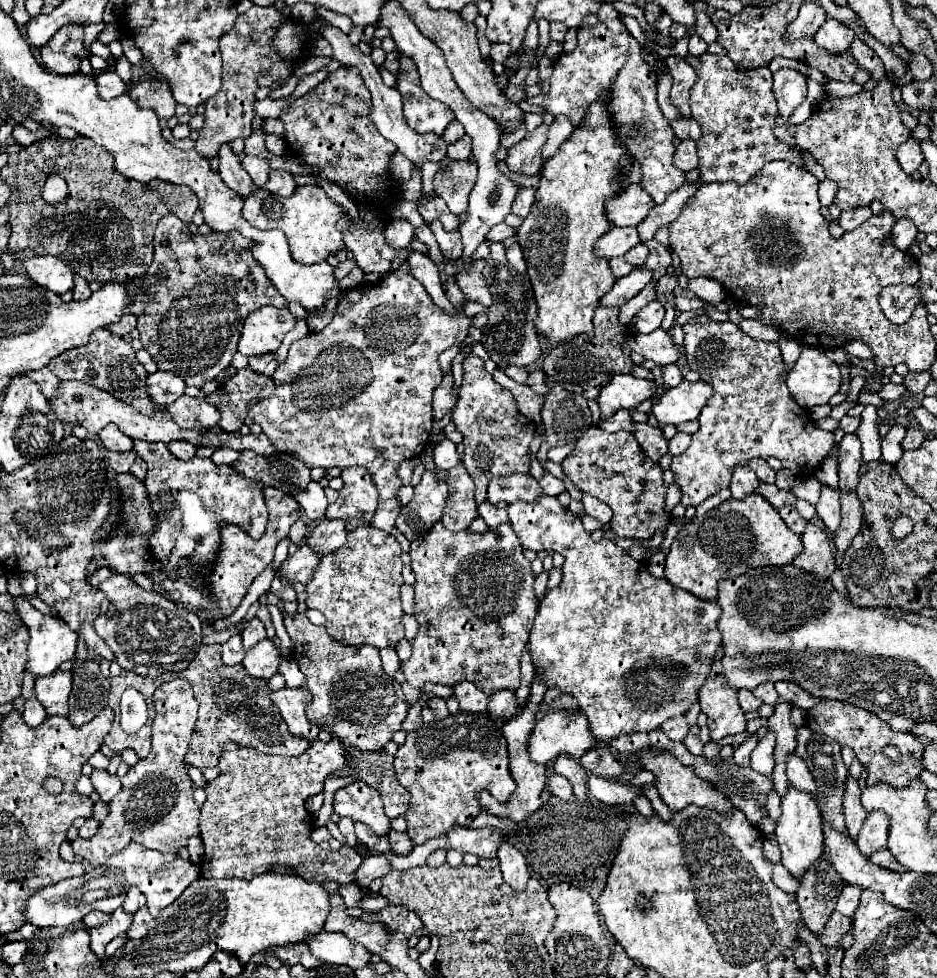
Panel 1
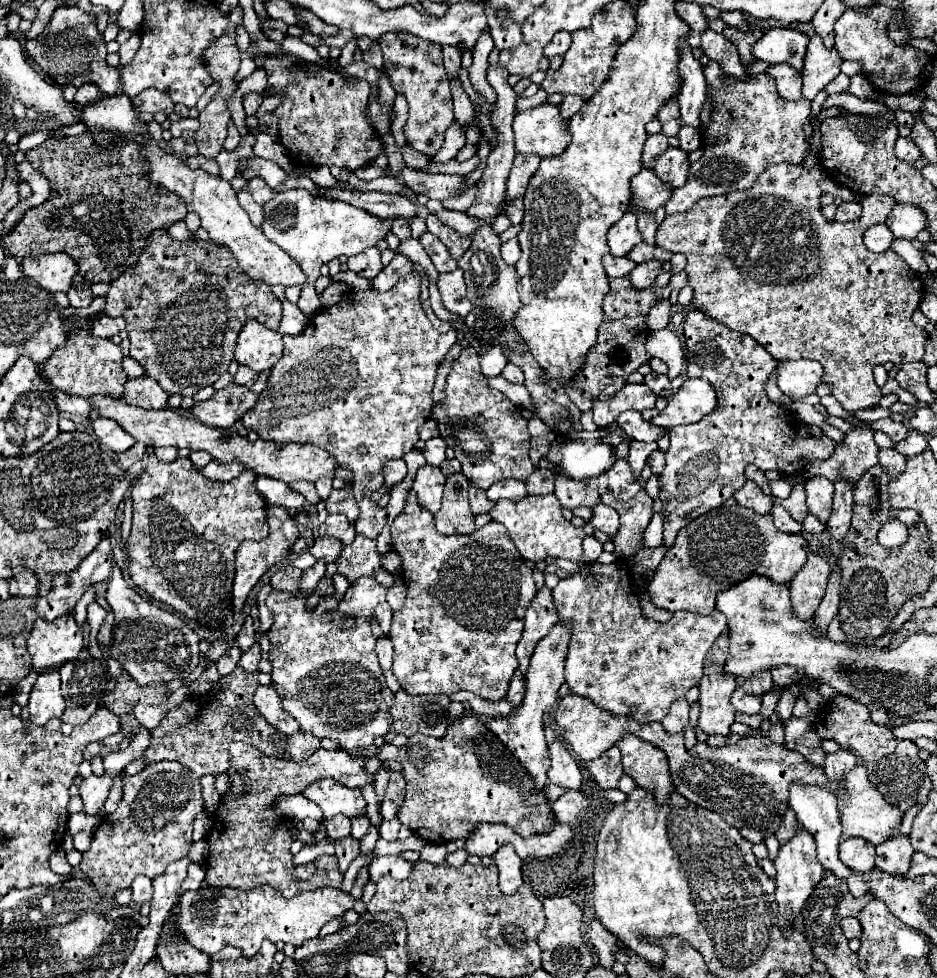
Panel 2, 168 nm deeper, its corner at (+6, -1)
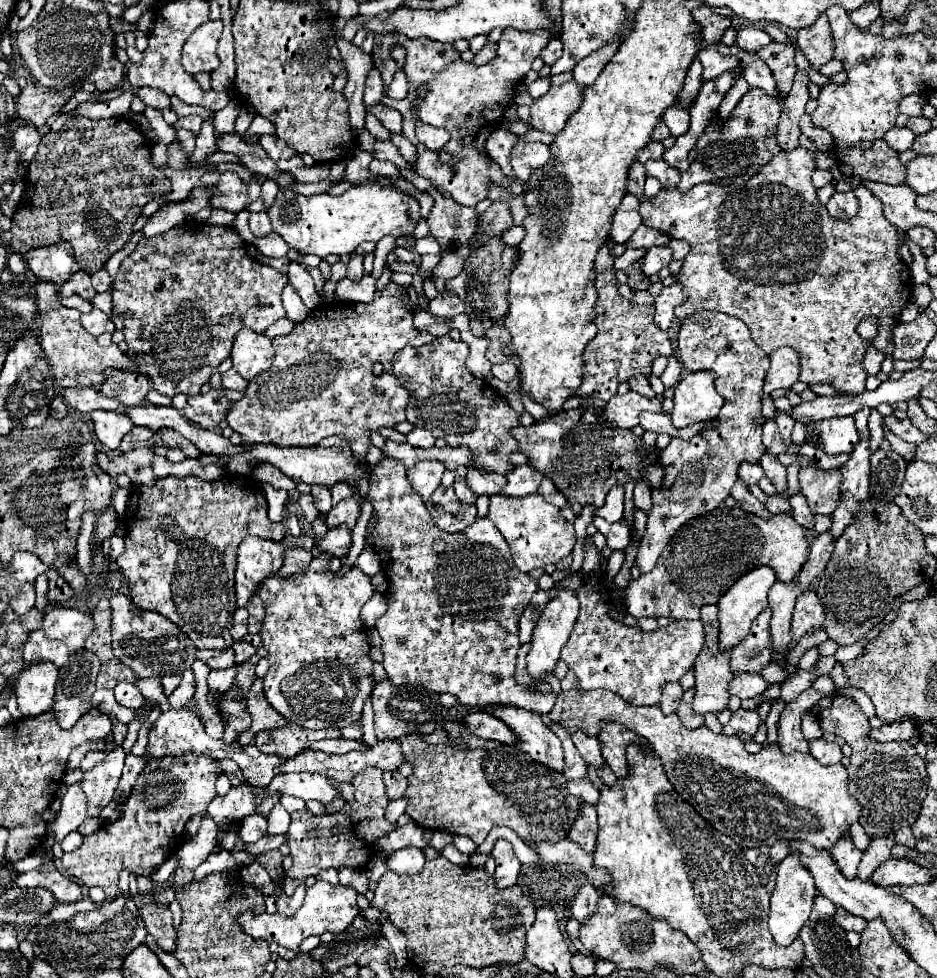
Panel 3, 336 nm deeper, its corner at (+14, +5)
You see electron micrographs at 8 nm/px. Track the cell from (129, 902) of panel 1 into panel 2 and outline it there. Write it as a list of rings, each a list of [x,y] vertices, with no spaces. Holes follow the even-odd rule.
[[[136,876],[130,888],[132,888],[132,902],[138,904],[138,906],[148,902],[150,896],[152,896],[152,892],[150,892],[152,890],[152,882],[150,882],[148,876]]]

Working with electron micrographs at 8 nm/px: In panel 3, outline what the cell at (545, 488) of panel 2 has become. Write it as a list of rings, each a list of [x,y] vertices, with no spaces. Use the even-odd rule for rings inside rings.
[[[528,464],[516,466],[514,470],[510,470],[506,474],[506,478],[508,478],[508,482],[500,490],[500,494],[502,496],[514,496],[514,498],[534,494],[542,482],[542,474],[532,470],[532,466],[528,466]]]

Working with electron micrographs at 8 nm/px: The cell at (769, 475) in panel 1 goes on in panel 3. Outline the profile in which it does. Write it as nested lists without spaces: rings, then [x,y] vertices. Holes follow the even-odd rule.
[[[740,464],[740,470],[738,470],[738,476],[746,482],[746,484],[758,484],[758,480],[764,476],[764,470],[760,468],[760,464]]]

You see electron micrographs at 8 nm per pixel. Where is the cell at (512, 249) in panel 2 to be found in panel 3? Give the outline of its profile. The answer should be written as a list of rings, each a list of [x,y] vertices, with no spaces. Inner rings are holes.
[[[512,226],[504,236],[502,236],[504,244],[508,246],[518,246],[524,240],[524,226]]]

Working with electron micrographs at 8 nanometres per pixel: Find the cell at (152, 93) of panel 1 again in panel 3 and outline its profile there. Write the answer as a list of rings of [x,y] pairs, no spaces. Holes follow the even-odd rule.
[[[138,88],[136,94],[140,96],[140,100],[146,106],[152,106],[152,108],[158,108],[158,110],[164,110],[164,108],[170,106],[170,96],[164,94],[162,90],[156,90],[156,88]]]

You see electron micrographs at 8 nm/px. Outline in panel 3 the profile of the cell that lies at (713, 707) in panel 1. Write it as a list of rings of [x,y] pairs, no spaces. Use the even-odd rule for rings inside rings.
[[[704,606],[700,610],[700,618],[704,622],[704,632],[706,632],[706,640],[704,646],[696,658],[694,670],[696,670],[696,694],[692,700],[692,706],[696,710],[696,714],[708,714],[708,712],[720,712],[722,708],[726,708],[728,704],[728,684],[734,678],[732,670],[730,670],[730,652],[720,652],[718,650],[718,606]]]

